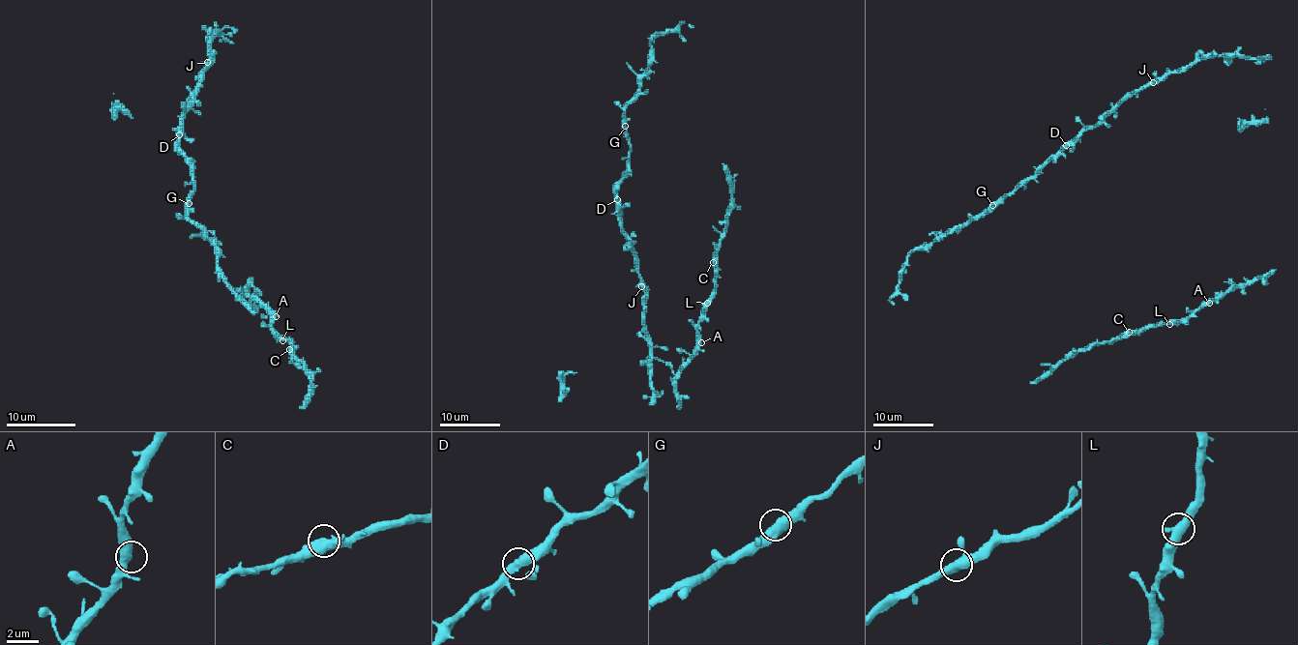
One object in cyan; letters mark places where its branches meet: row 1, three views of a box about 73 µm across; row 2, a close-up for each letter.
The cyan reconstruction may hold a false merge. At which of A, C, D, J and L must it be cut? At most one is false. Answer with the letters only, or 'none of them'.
none of them

